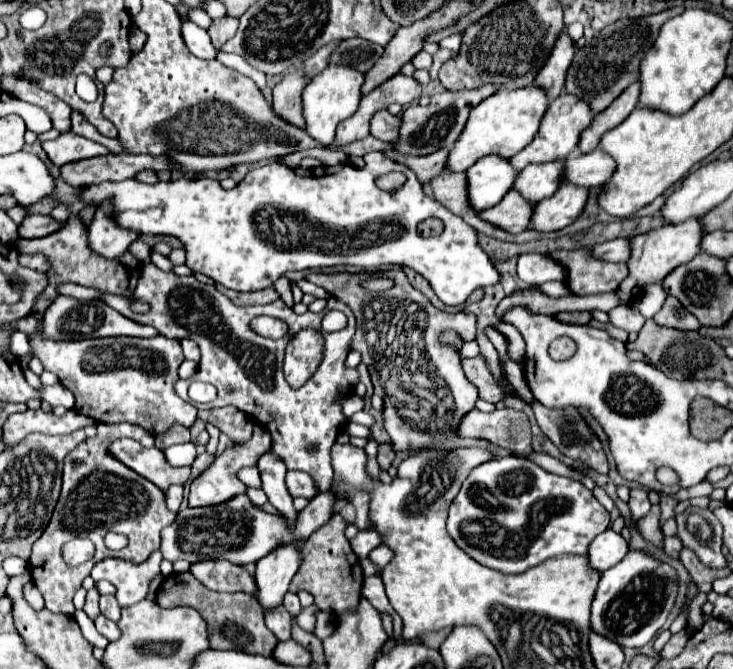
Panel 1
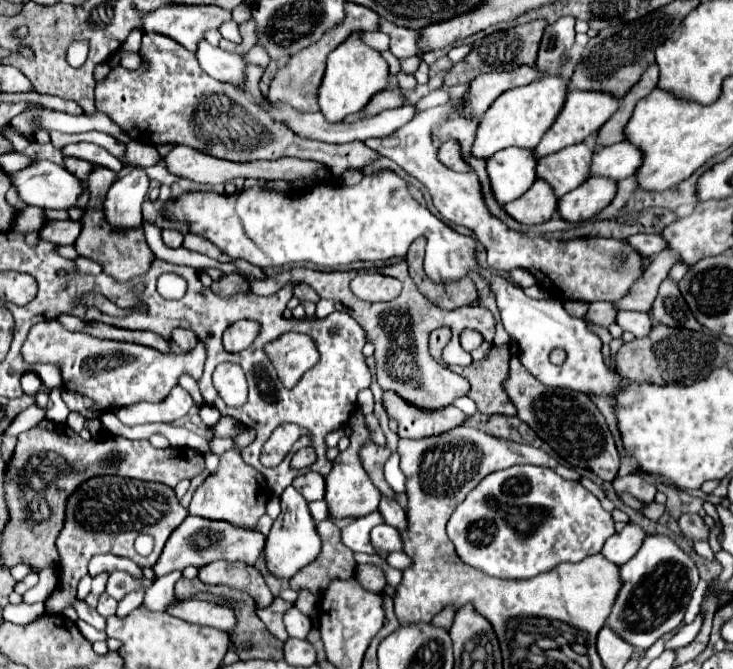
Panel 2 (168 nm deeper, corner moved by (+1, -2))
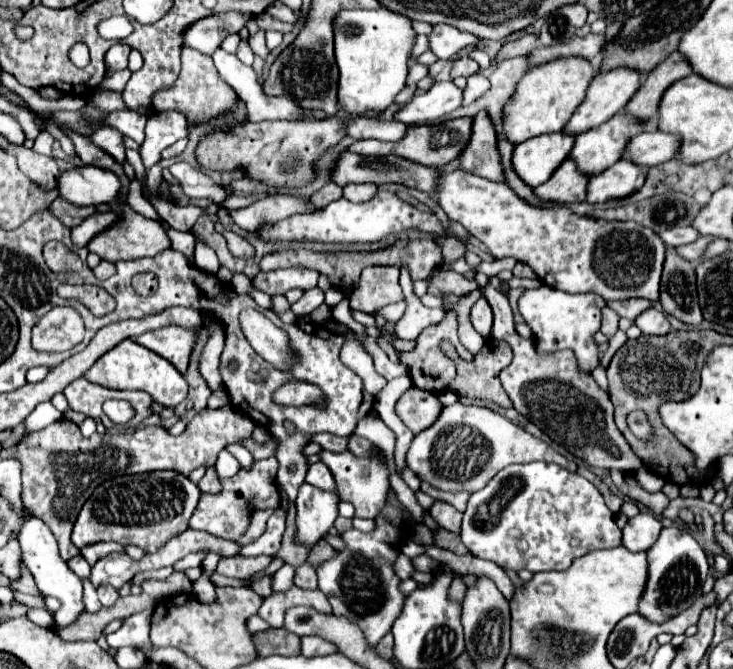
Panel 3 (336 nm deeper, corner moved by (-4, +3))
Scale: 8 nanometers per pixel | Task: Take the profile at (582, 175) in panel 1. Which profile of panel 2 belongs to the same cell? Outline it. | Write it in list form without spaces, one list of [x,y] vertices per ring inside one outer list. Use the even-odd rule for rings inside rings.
[[[619,142],[613,146],[597,148],[589,168],[591,176],[613,178],[615,182],[619,182],[623,178],[633,176],[639,164],[641,164],[641,152],[629,142]]]

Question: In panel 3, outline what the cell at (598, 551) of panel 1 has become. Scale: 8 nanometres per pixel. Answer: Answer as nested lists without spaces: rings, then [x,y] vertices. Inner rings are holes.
[[[652,513],[632,517],[622,531],[622,545],[630,551],[648,551],[662,531],[662,523]]]

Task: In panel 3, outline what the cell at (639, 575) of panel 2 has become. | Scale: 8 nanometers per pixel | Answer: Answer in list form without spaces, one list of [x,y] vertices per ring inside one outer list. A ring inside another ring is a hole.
[[[664,527],[658,541],[648,549],[648,565],[650,579],[638,607],[638,613],[648,621],[668,621],[680,611],[686,611],[702,595],[702,585],[708,577],[708,561],[704,549],[688,531],[678,527]]]

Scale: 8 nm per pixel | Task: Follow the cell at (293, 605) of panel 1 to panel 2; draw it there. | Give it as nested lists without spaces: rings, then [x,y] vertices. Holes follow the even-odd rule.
[[[291,606],[285,612],[285,628],[287,628],[289,636],[293,636],[293,638],[305,638],[307,632],[309,632],[309,628],[311,628],[311,620],[297,606]]]

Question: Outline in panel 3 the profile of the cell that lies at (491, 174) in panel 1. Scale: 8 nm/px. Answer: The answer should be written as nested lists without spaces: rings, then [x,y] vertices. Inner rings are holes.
[[[564,131],[532,137],[516,145],[514,169],[528,185],[538,187],[552,177],[554,169],[558,169],[564,159],[568,159],[574,141],[576,135]]]

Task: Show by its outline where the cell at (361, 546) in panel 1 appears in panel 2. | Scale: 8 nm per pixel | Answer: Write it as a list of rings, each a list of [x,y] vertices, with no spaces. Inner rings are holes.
[[[379,524],[371,530],[371,546],[377,552],[393,552],[393,550],[401,550],[401,538],[397,528],[387,526],[387,524]]]

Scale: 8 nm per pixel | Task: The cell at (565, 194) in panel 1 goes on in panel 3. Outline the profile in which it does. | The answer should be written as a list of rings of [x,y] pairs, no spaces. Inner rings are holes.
[[[620,159],[616,165],[590,179],[586,201],[604,203],[608,199],[628,197],[636,193],[644,185],[644,181],[646,181],[646,171],[640,165],[628,159]]]

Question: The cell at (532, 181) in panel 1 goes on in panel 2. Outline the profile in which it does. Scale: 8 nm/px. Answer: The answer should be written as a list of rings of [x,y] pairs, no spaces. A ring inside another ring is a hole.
[[[575,144],[567,146],[561,152],[549,154],[539,158],[537,162],[537,178],[545,180],[557,198],[561,198],[565,192],[577,188],[589,178],[589,162],[591,162],[593,150],[587,144]]]

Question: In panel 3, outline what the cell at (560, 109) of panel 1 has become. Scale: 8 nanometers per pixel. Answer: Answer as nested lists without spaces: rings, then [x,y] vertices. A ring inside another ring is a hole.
[[[616,67],[616,69],[610,69],[610,71],[598,73],[594,77],[594,81],[590,83],[590,87],[588,87],[586,99],[576,109],[576,113],[572,115],[572,119],[568,121],[568,125],[564,127],[564,131],[580,135],[580,133],[584,133],[588,129],[594,129],[598,125],[602,125],[604,121],[608,121],[610,117],[614,117],[616,113],[620,113],[628,105],[628,101],[638,91],[638,87],[640,87],[640,73],[634,71],[634,69],[630,69],[630,67]]]

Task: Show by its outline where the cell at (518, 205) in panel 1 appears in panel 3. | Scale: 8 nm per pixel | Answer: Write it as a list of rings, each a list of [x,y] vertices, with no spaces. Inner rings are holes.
[[[566,159],[546,183],[536,187],[536,195],[544,201],[560,201],[560,203],[584,201],[588,181],[590,177],[582,177],[582,173],[578,173],[578,165]]]

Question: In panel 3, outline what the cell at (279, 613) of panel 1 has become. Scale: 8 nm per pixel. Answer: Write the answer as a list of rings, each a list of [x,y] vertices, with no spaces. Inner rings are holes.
[[[294,585],[288,591],[278,591],[278,593],[272,593],[270,597],[266,597],[262,607],[258,609],[258,615],[264,621],[268,621],[272,627],[282,627],[284,625],[284,613],[296,605],[310,605],[321,613],[332,613],[330,603],[320,589],[310,591],[310,589],[300,589]]]

